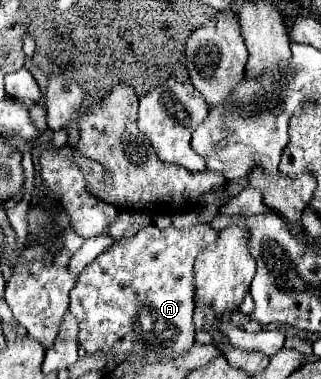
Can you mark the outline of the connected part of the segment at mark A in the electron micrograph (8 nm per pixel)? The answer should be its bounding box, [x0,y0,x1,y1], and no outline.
[70,224,218,362]

